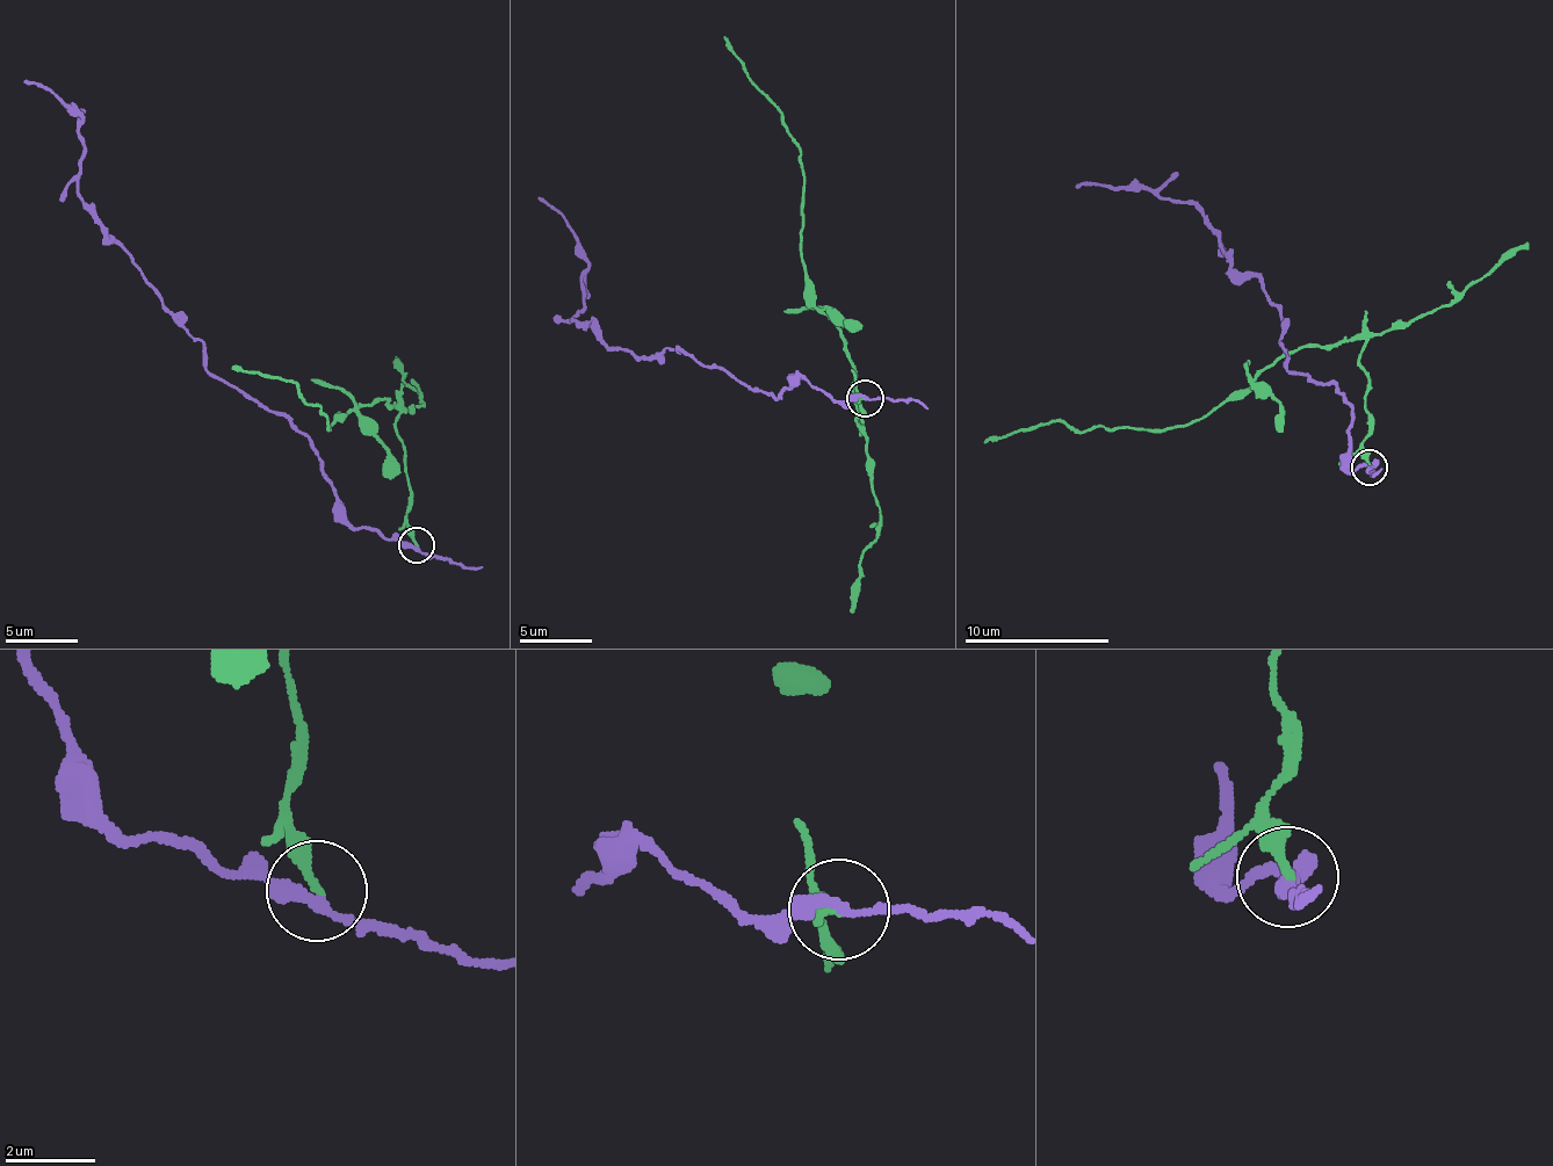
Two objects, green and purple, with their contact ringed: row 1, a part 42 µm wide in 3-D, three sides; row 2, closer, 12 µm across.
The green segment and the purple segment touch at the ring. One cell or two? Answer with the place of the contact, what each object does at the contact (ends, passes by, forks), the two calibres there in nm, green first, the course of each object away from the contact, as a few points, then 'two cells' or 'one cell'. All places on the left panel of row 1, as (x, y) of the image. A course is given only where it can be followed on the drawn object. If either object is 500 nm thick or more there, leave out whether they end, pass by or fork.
place (416, 544); green ends; purple passes by; calibres 200 and 260 nm; course green (417, 543), (394, 408), (381, 396), (331, 431), (294, 382), (233, 368); course purple (413, 543), (349, 520), (317, 451), (282, 414), (206, 368), (206, 347), (79, 193), (74, 109), (23, 81); two cells

